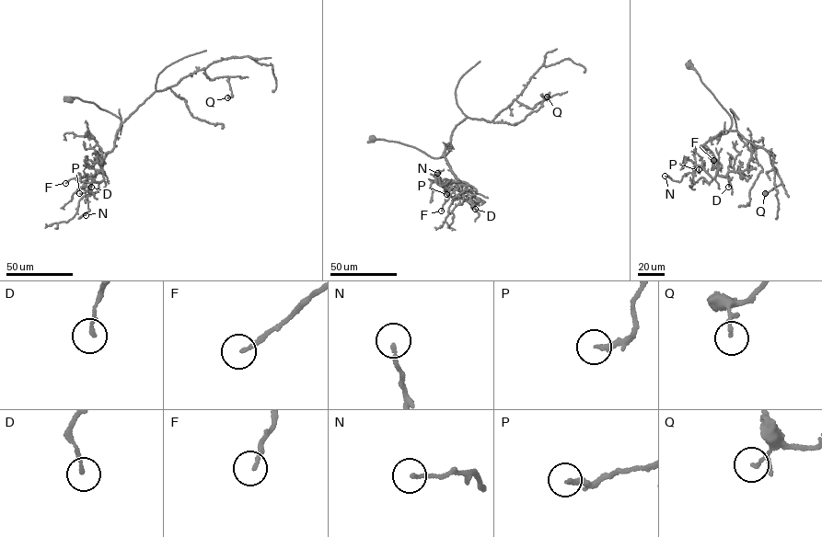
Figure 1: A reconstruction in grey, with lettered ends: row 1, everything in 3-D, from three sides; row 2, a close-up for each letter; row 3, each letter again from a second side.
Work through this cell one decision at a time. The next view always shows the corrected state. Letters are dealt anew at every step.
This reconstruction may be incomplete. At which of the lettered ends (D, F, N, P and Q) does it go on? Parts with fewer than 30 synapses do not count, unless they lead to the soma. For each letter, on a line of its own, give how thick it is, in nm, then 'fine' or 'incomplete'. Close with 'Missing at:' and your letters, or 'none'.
D: 170 nm | fine
F: 160 nm | fine
N: 140 nm | fine
P: 200 nm | fine
Q: 100 nm | fine
Missing at: none

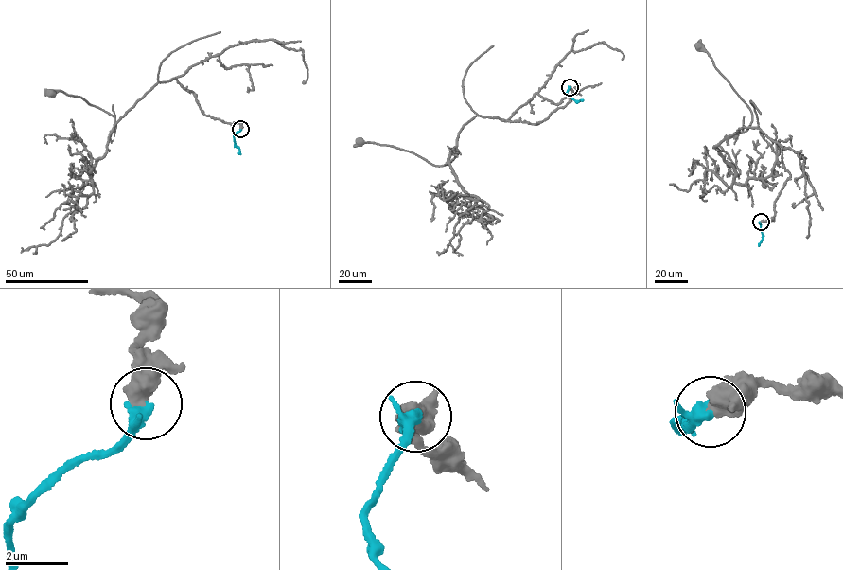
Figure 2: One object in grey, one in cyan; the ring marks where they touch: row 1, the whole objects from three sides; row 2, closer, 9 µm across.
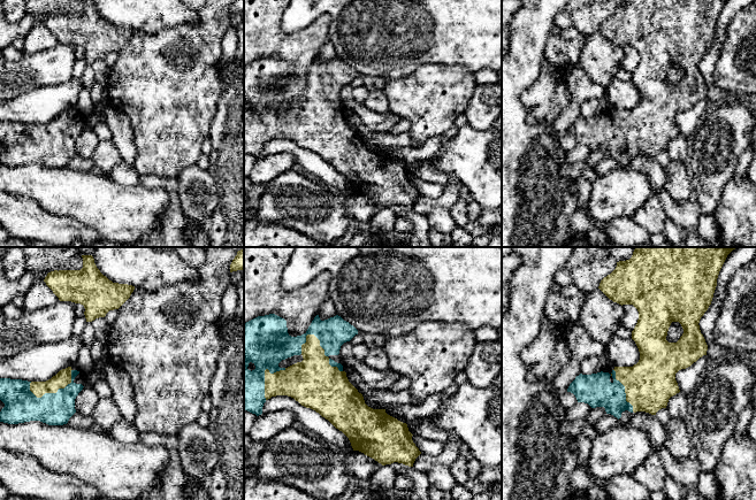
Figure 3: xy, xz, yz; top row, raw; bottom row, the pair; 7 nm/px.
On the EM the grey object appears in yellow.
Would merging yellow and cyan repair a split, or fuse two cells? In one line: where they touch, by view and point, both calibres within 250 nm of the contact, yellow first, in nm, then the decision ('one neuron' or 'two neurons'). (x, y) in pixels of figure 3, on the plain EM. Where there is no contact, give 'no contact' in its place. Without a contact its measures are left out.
xy (55, 135) | 110/220 nm | one neuron

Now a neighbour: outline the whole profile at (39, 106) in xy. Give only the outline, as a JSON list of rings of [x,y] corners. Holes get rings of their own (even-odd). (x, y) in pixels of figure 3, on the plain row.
[[[69,82],[38,87],[10,100],[0,100],[0,121],[46,124],[60,113],[77,107],[82,82]]]

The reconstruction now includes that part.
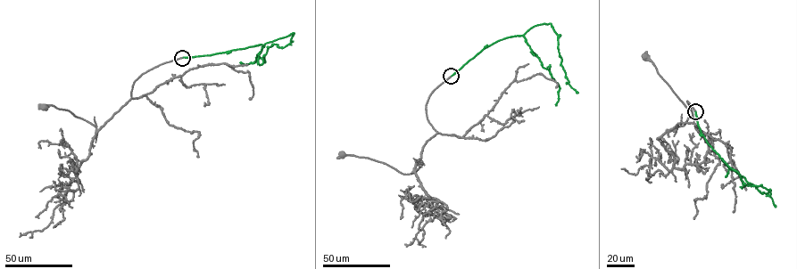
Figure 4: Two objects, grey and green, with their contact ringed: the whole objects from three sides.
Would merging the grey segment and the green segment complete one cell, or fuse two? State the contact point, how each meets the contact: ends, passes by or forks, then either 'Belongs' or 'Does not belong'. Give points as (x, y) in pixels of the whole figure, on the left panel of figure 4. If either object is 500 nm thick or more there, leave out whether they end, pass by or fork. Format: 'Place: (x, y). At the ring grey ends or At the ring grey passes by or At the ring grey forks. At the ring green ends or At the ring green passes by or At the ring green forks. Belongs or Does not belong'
Place: (182, 58). At the ring grey ends. At the ring green ends. Belongs

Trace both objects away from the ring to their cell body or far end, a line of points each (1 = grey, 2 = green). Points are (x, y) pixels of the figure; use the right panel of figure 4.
1: (695, 111), (687, 101), (693, 122), (682, 122), (668, 131), (684, 125), (688, 110), (645, 56)
2: (695, 111), (708, 143), (738, 172), (743, 184), (760, 185), (769, 190), (776, 207)

